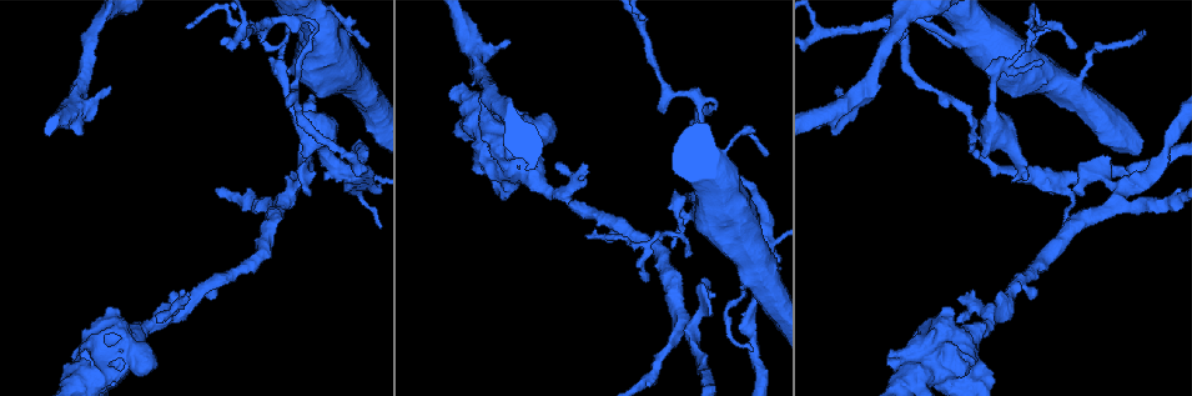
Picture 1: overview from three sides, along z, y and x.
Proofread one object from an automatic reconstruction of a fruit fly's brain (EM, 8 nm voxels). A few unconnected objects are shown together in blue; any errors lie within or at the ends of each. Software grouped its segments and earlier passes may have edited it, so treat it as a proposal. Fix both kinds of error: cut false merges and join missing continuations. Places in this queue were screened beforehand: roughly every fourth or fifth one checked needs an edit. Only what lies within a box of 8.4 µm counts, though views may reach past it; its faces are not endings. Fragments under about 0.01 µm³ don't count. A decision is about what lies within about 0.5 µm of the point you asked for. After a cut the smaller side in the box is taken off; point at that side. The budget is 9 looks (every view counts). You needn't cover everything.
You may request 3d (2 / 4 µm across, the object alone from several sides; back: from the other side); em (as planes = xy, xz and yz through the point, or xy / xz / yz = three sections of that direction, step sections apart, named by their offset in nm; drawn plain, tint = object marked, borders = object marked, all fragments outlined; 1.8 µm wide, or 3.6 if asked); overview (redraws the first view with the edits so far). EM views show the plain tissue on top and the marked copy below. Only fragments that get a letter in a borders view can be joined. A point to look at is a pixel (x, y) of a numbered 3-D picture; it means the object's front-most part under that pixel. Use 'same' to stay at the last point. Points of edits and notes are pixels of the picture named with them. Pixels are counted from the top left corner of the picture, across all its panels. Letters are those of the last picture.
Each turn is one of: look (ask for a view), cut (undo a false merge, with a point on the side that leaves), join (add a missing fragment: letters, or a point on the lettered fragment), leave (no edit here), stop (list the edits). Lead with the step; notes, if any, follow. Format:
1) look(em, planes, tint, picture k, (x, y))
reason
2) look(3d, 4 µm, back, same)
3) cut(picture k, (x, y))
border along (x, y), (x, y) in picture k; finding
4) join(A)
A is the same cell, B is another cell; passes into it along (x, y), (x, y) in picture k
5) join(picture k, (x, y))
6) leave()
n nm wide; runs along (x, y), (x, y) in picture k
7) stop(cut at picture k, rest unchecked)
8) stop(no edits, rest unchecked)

look(em, planes, borders, picture 1, (1143, 31))

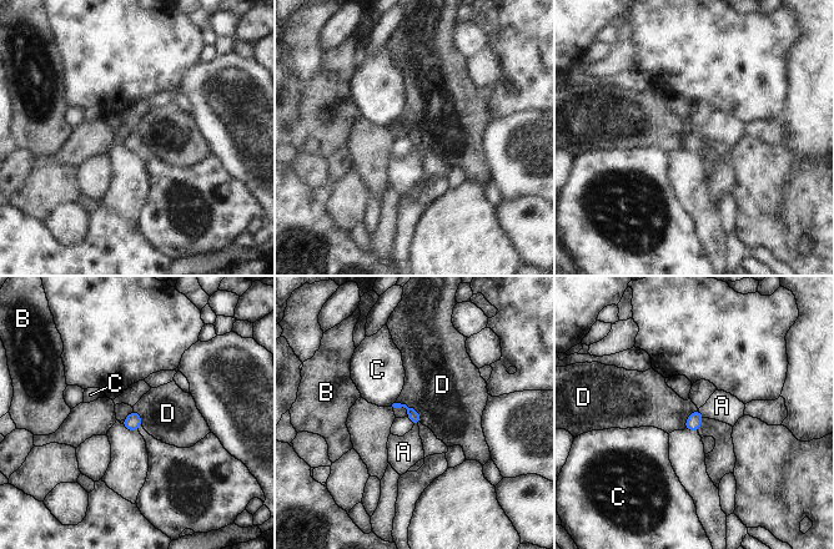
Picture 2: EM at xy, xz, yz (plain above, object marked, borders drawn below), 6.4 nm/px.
join(picture 2, (722, 406))
80 nm wide; D touches over 220 nm; A is the same cell, B, C and D are other cells; the neuron continues

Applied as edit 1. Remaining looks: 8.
look(overview)
see it whole again

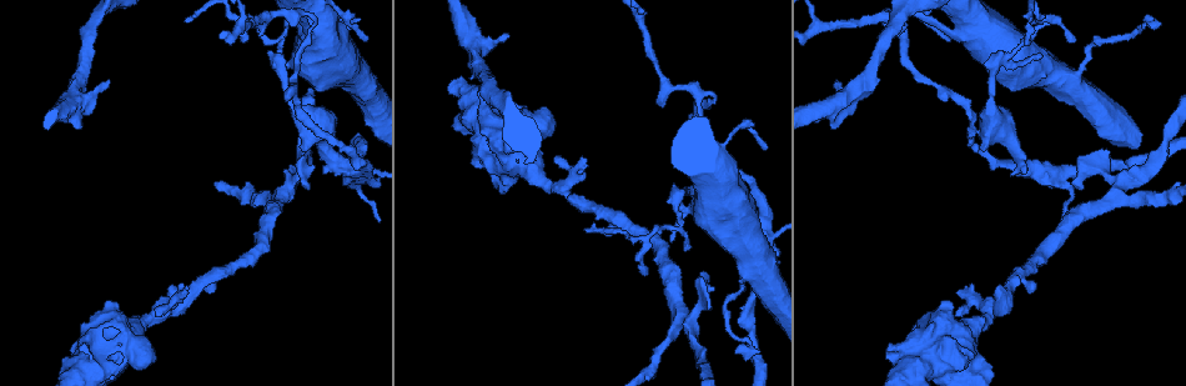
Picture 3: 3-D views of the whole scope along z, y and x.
look(3d, 2 µm, picture 3, (296, 53))
touches itself

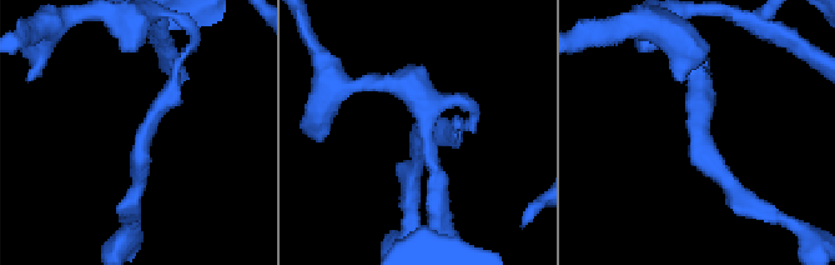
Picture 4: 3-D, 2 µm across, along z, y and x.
look(em, planes, borders, picture 4, (414, 125))

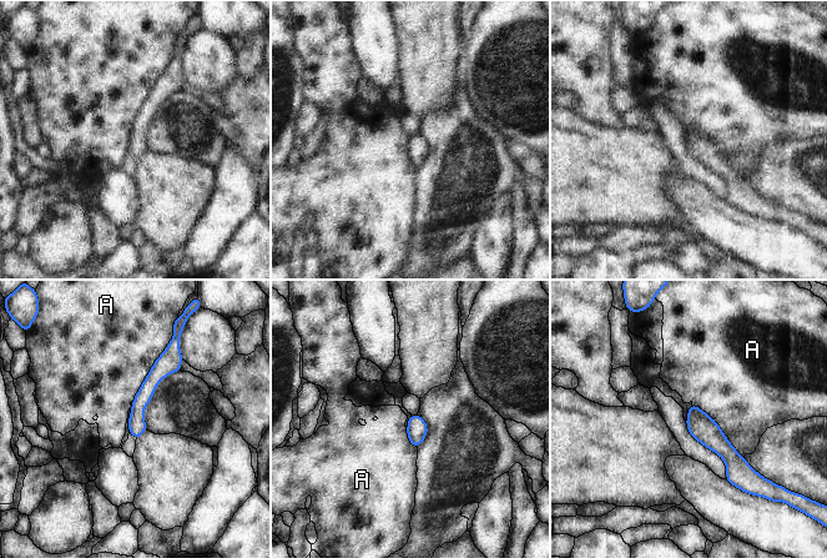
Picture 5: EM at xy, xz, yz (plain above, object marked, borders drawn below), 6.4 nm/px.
leave()
A is another cell; all the same neuron

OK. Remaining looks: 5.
look(3d, 2 µm, picture 3, (284, 193))
sharp bend

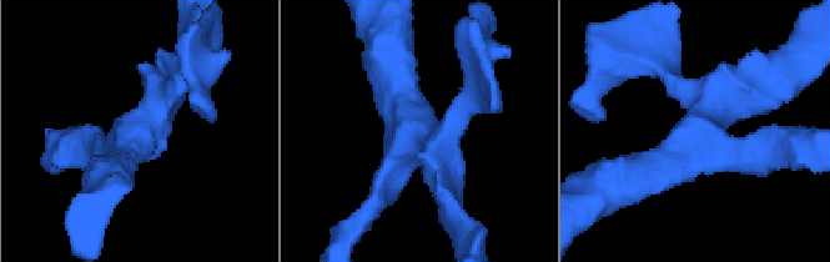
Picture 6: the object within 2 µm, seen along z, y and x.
look(em, planes, borders, picture 6, (414, 123))

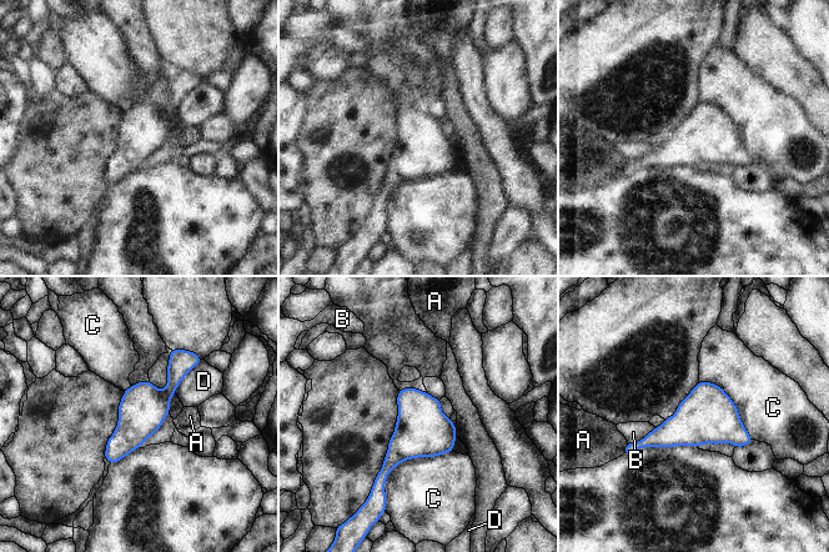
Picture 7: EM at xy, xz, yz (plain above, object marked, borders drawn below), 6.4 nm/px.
leave()
A, B, C and D are other cells; border along (657, 427), (641, 440), (628, 443) in picture 7; all the same neuron

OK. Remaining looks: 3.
stop(join at picture 2, rest unchecked)

